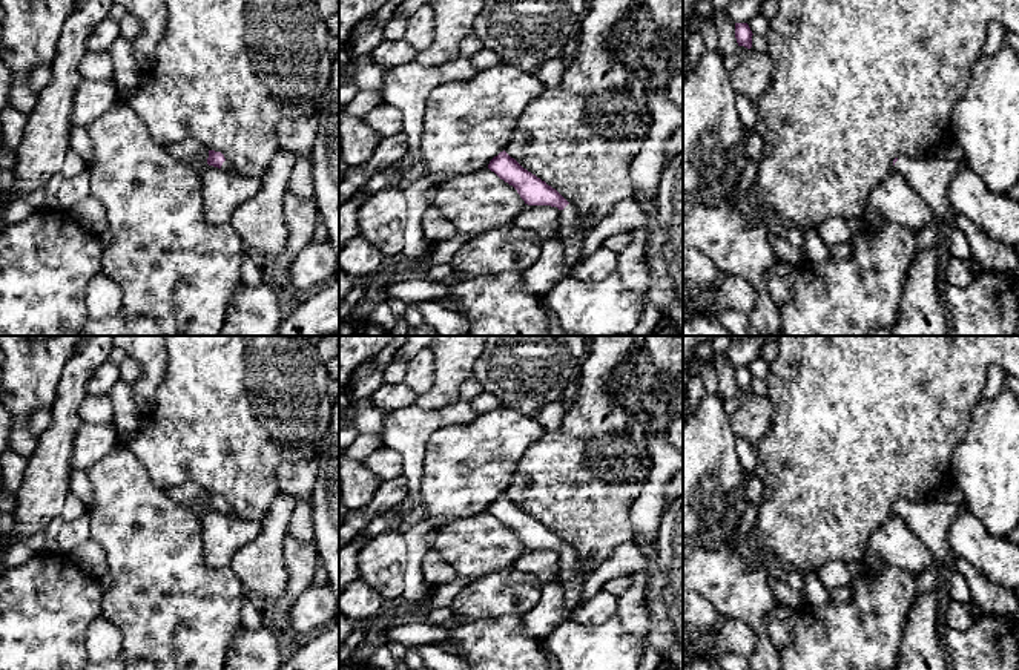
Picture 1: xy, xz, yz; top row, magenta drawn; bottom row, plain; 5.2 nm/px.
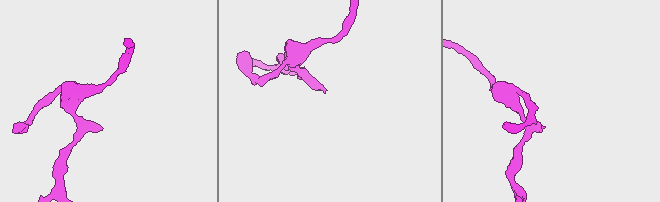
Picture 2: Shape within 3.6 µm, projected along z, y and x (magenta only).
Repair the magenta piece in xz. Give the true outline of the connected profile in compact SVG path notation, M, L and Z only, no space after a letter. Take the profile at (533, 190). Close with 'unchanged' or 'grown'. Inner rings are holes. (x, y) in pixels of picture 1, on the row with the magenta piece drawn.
M505 150L494 156L488 169L513 186L528 205L551 205L560 210L557 238L565 250L566 268L571 270L582 256L582 241L588 228L582 227L582 215L556 189L523 169Z; grown

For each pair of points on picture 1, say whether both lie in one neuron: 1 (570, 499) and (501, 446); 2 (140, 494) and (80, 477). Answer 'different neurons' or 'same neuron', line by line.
1: different neurons
2: different neurons

